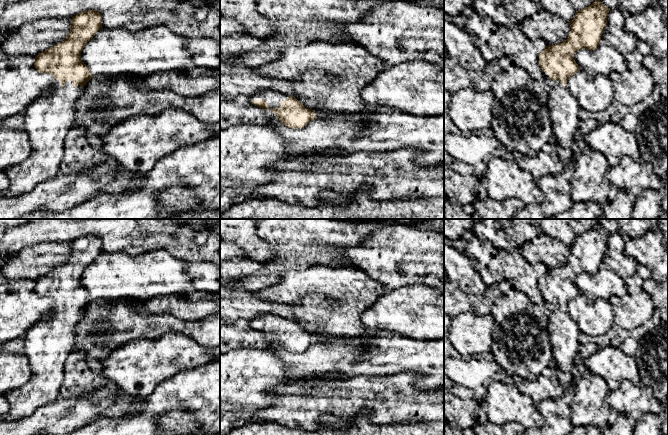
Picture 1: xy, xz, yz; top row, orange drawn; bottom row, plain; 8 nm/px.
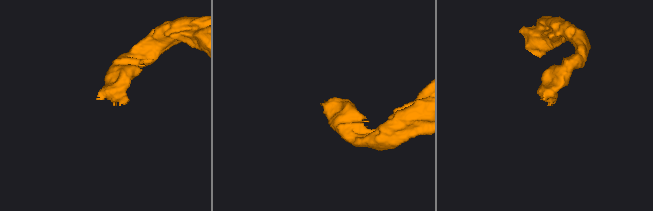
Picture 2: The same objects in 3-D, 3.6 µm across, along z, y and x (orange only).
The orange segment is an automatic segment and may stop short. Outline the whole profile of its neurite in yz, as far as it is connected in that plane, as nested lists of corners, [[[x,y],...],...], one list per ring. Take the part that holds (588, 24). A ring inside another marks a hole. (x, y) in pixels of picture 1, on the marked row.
[[[600,0],[578,10],[569,21],[571,31],[567,39],[555,45],[548,45],[539,54],[539,65],[544,78],[553,81],[548,100],[553,126],[551,143],[561,160],[571,162],[570,169],[580,154],[575,134],[581,120],[580,106],[570,94],[567,82],[580,70],[574,54],[581,49],[595,50],[600,45],[609,11]]]

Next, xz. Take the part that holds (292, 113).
[[[261,90],[250,97],[253,105],[274,112],[289,128],[299,129],[317,118],[316,112],[305,107],[295,97],[274,90]]]

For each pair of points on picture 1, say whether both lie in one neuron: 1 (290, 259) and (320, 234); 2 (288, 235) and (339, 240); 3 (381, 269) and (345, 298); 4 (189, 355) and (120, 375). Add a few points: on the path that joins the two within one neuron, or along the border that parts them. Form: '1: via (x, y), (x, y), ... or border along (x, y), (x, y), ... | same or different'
1: via (297, 252), (313, 236) | same
2: via (301, 235), (326, 235) | same
3: border along (354, 266), (379, 280), (388, 289) | different
4: via (172, 352), (160, 359), (144, 363), (137, 368) | same

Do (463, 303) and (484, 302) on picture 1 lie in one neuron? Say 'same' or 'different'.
same

